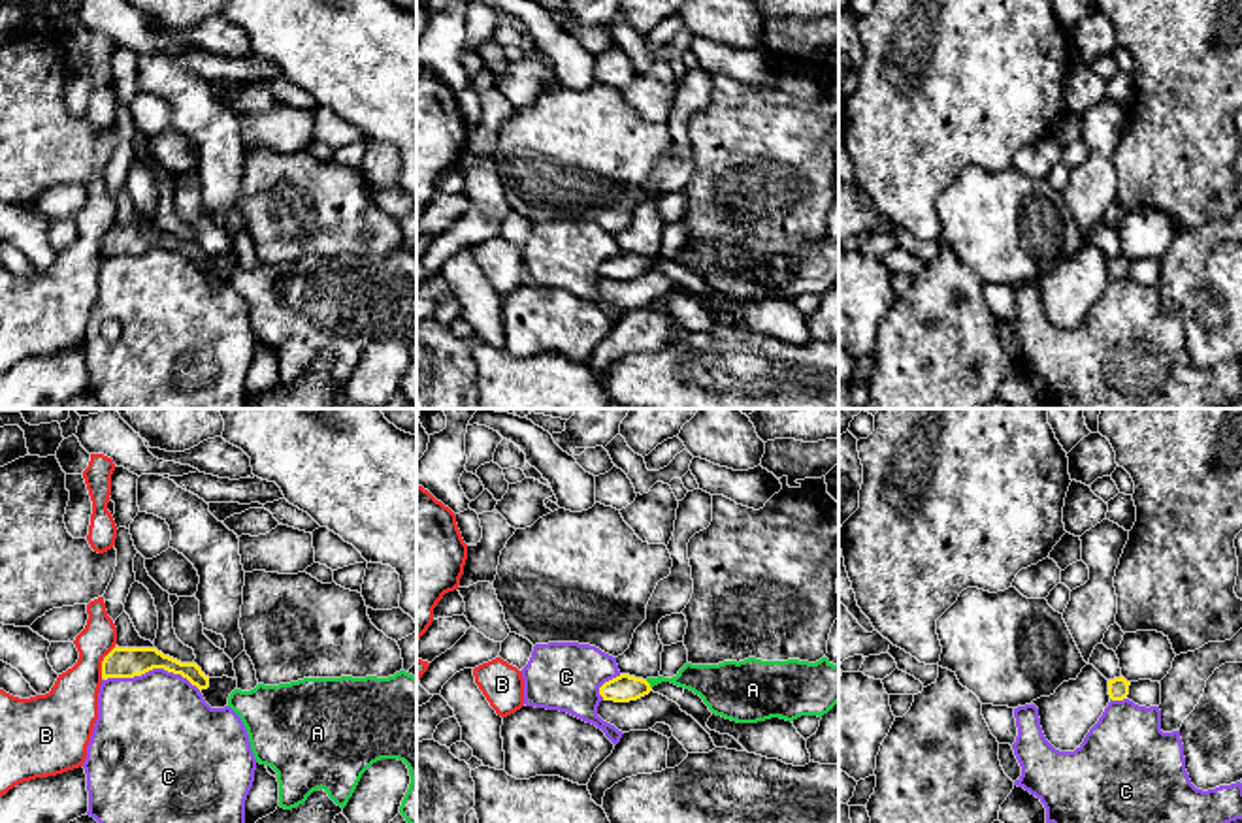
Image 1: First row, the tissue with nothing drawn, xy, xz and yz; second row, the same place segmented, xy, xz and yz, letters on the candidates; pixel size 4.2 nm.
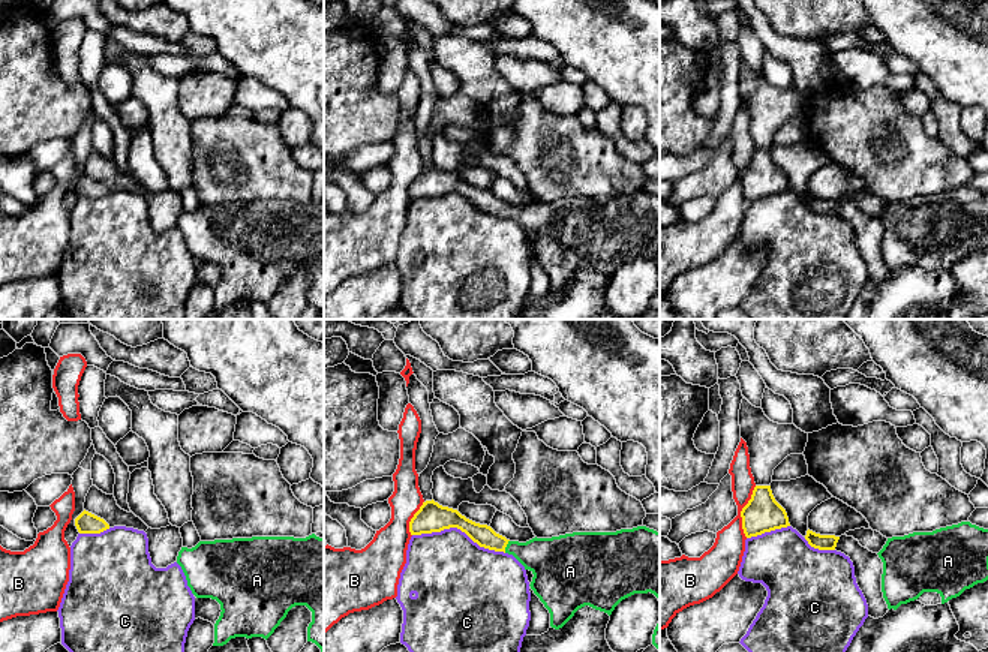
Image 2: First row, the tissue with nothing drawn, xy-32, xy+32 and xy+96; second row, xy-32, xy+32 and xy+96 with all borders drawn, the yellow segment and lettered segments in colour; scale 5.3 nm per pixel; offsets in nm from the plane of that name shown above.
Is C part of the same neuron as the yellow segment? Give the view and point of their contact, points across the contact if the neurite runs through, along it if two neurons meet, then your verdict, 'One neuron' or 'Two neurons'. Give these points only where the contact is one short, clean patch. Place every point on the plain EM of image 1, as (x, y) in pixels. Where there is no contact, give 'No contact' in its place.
Touches yellow at xy (153, 245). Two neurons

